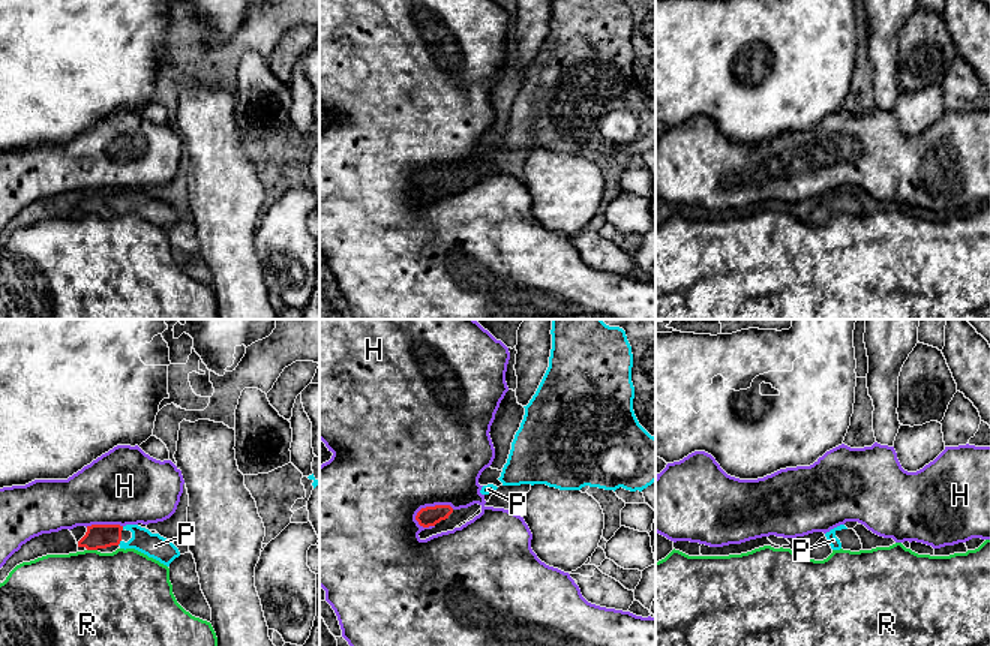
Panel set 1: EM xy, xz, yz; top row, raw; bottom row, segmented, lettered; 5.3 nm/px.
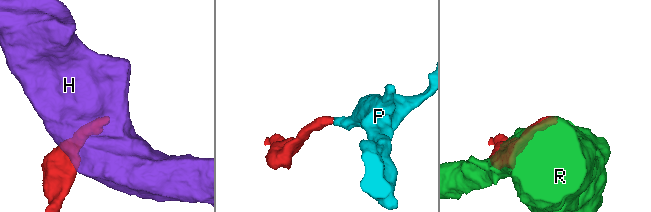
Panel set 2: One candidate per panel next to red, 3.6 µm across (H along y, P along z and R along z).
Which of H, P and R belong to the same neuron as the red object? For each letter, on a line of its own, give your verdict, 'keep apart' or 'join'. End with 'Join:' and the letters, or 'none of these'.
H: keep apart
P: join
R: keep apart
Join: P

